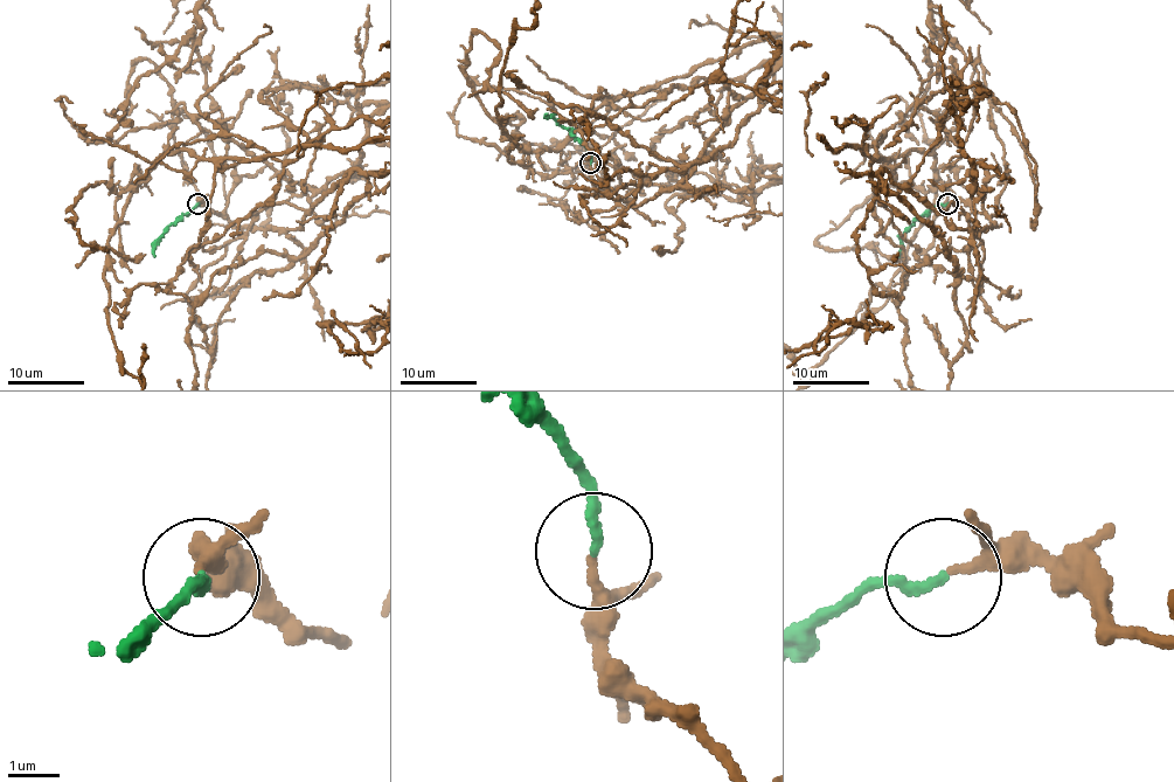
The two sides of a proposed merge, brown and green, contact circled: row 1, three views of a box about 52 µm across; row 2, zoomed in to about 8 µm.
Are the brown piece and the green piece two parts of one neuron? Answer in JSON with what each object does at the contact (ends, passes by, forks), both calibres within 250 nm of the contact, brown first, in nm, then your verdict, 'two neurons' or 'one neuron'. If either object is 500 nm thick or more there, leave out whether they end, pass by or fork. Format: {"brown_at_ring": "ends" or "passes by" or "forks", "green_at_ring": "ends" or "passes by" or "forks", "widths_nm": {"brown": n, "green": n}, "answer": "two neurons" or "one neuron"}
{"brown_at_ring": "passes by", "green_at_ring": "ends", "widths_nm": {"brown": 160, "green": 190}, "answer": "one neuron"}

